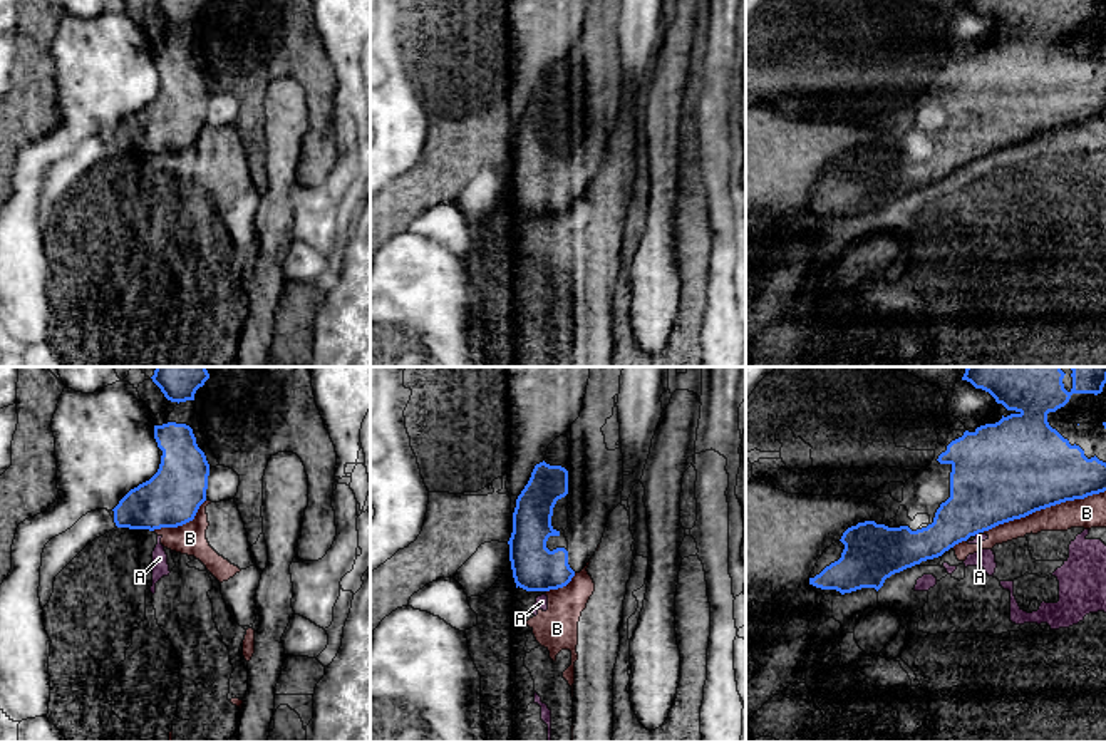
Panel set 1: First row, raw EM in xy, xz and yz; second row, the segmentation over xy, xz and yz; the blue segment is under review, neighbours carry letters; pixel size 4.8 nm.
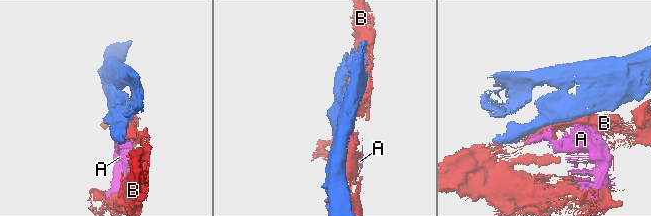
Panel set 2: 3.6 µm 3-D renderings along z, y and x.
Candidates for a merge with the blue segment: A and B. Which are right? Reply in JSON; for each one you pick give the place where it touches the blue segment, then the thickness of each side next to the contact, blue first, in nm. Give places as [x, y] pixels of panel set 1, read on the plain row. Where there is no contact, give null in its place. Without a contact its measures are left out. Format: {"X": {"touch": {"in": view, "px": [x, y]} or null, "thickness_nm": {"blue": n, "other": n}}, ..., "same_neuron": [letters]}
{"same_neuron": []}

